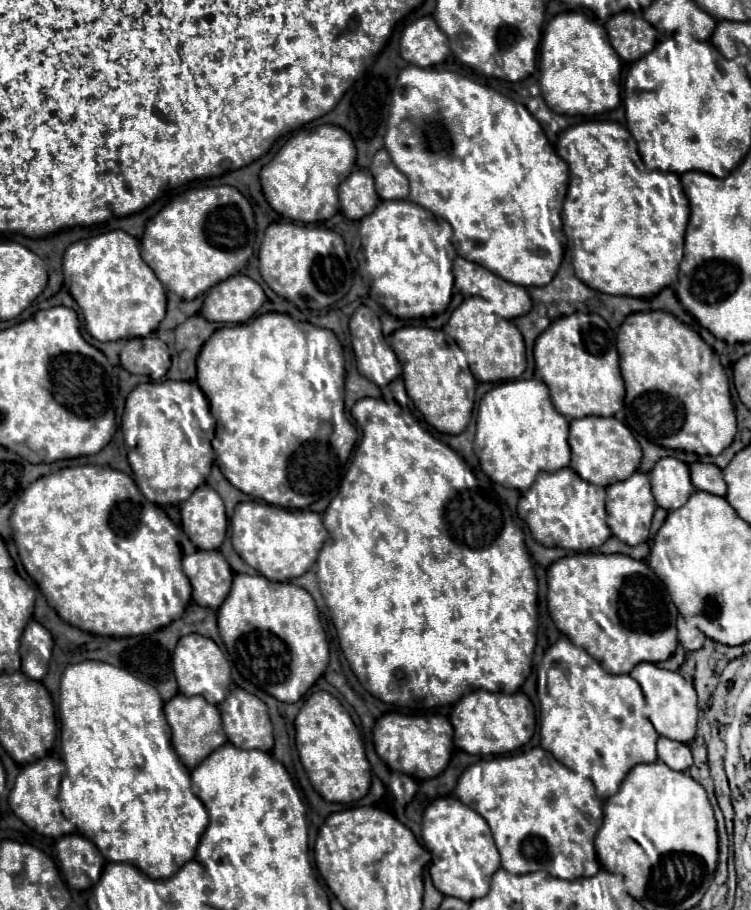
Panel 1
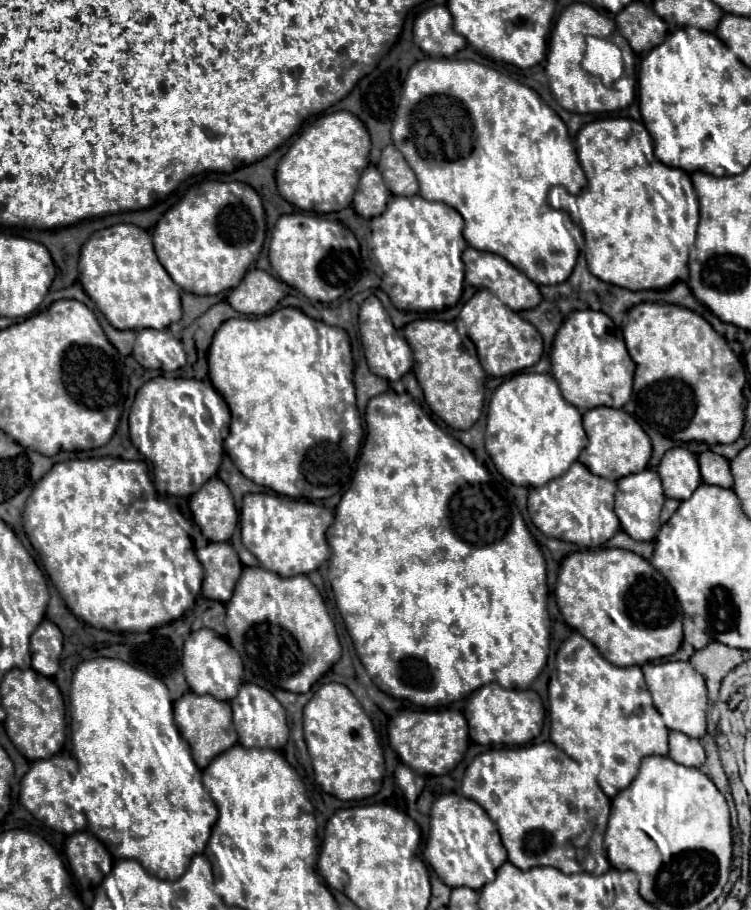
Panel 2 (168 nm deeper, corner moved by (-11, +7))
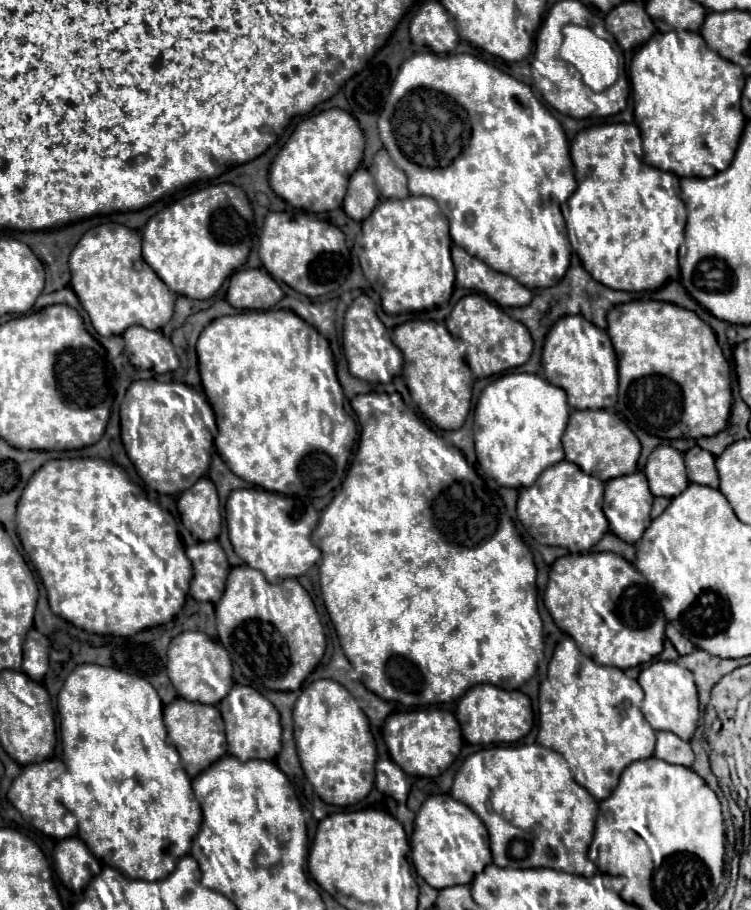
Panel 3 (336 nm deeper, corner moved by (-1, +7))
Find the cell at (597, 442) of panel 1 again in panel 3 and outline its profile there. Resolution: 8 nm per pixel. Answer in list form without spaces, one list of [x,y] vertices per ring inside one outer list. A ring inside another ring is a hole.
[[[572,410],[568,428],[562,436],[566,460],[580,466],[586,474],[600,478],[602,482],[632,474],[640,456],[640,442],[627,423],[608,410]]]

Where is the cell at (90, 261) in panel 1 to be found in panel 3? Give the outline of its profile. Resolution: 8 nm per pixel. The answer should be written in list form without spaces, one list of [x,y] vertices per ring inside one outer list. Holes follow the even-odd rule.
[[[102,224],[88,230],[70,254],[70,274],[72,274],[70,286],[76,292],[78,300],[82,302],[84,310],[88,312],[94,330],[102,336],[122,334],[128,326],[134,326],[134,324],[144,326],[148,330],[160,330],[174,314],[176,296],[156,276],[156,272],[144,262],[140,244],[142,244],[142,238],[136,230],[122,224]]]

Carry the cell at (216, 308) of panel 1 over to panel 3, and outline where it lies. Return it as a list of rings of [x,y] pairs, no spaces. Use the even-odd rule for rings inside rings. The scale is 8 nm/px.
[[[248,268],[232,274],[226,300],[238,310],[270,310],[284,296],[282,288],[264,268]]]

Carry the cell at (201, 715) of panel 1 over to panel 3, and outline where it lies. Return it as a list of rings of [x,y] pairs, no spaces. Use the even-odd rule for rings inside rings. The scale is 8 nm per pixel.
[[[176,698],[172,704],[164,708],[164,724],[168,730],[168,742],[176,746],[180,754],[180,762],[190,778],[200,774],[212,762],[226,754],[226,734],[224,734],[224,720],[220,718],[220,710],[216,706],[188,702],[184,698]]]

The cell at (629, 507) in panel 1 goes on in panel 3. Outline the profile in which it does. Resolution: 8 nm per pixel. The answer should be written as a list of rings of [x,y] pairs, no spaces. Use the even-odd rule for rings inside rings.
[[[636,471],[634,474],[626,474],[626,476],[618,476],[606,482],[606,490],[604,490],[604,514],[610,522],[610,530],[612,534],[616,534],[620,540],[624,542],[638,542],[644,534],[644,530],[650,526],[652,518],[650,518],[650,508],[652,508],[652,492],[648,490],[648,480],[644,478],[643,471]]]

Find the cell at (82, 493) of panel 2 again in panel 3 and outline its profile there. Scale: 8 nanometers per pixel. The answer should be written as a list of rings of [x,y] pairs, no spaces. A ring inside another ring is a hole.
[[[62,458],[46,462],[28,482],[24,488],[16,509],[16,532],[20,536],[20,542],[26,550],[26,557],[35,568],[37,574],[42,578],[42,584],[46,586],[48,592],[48,602],[50,608],[56,616],[68,620],[76,628],[82,628],[86,632],[94,634],[112,634],[112,636],[134,636],[136,632],[152,626],[160,626],[170,622],[180,608],[184,606],[189,591],[190,580],[192,580],[192,564],[186,558],[187,545],[191,545],[191,540],[185,542],[184,538],[193,538],[190,532],[183,533],[176,523],[175,518],[167,510],[162,508],[157,502],[148,500],[146,494],[142,496],[142,490],[138,492],[138,484],[128,478],[126,470],[112,460],[104,458]]]

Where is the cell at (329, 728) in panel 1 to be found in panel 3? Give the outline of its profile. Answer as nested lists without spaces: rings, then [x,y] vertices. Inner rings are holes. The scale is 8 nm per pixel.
[[[334,680],[308,684],[293,709],[298,758],[314,792],[328,804],[352,806],[368,796],[374,786],[376,744],[366,714],[350,692]]]

